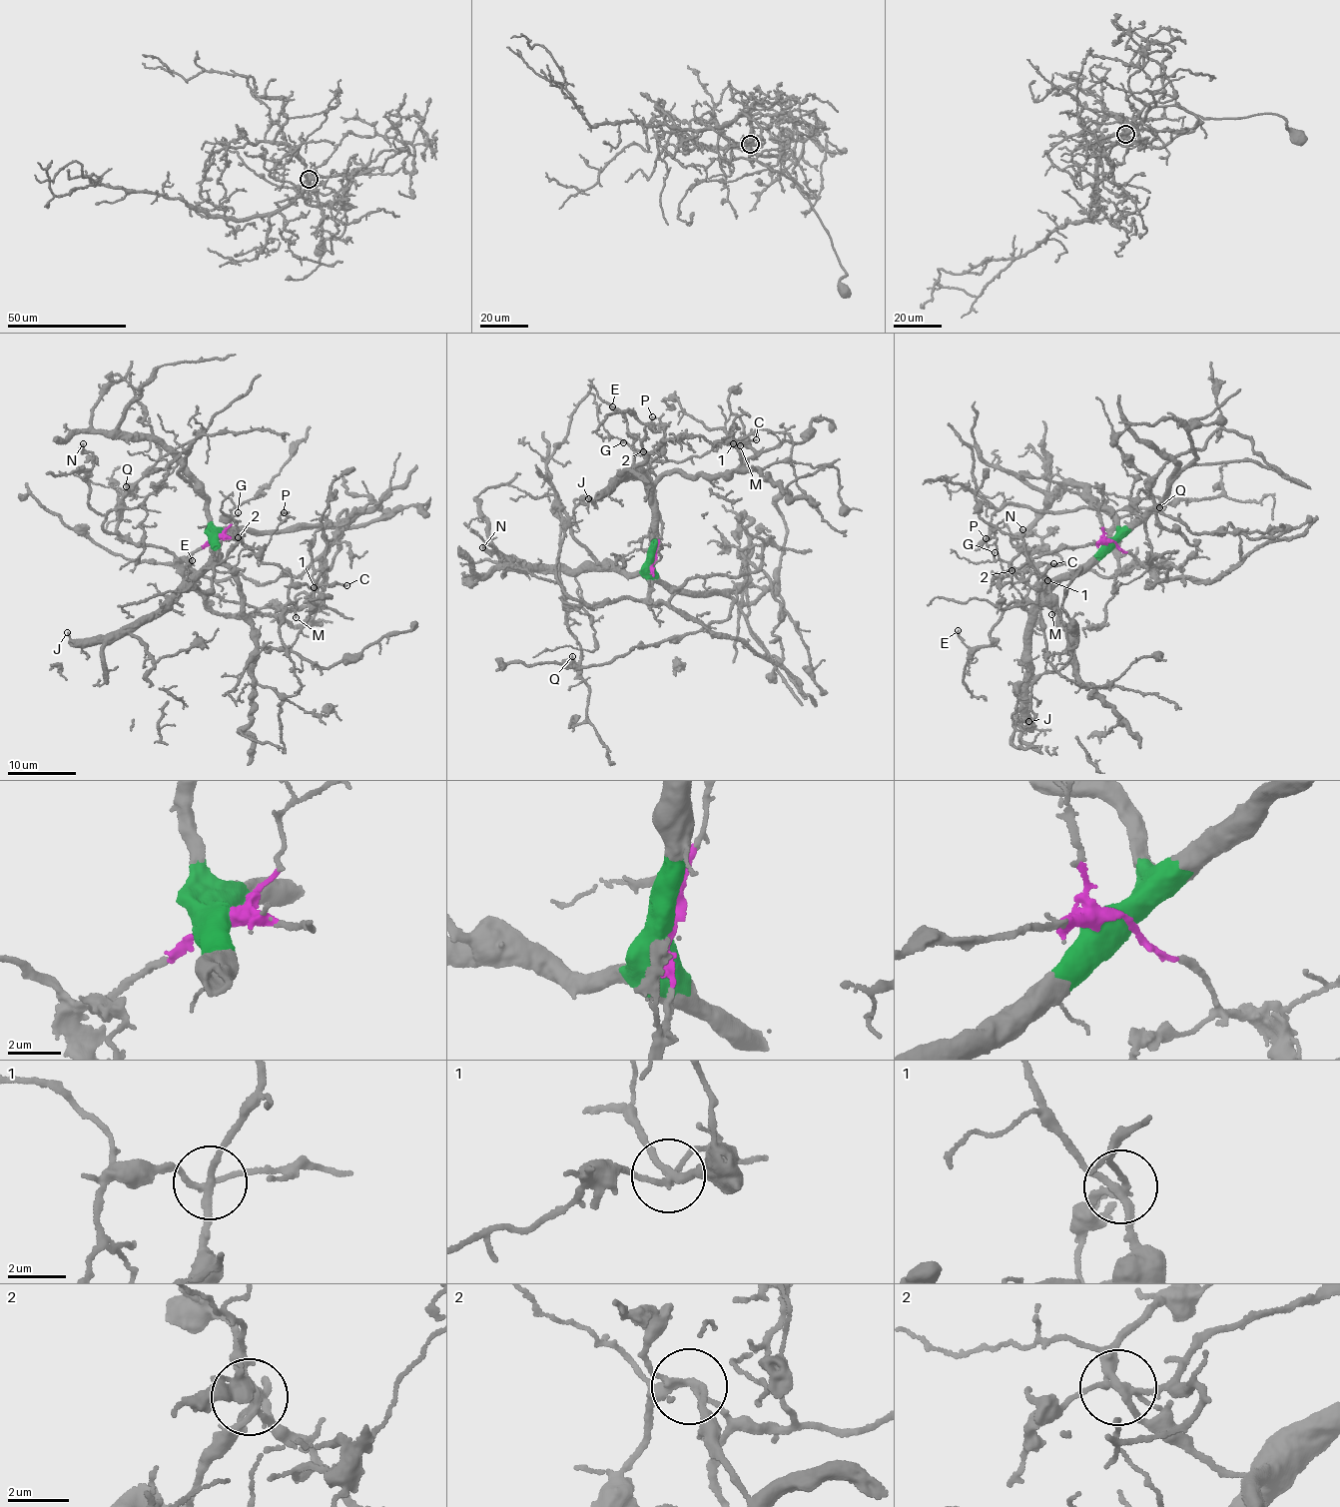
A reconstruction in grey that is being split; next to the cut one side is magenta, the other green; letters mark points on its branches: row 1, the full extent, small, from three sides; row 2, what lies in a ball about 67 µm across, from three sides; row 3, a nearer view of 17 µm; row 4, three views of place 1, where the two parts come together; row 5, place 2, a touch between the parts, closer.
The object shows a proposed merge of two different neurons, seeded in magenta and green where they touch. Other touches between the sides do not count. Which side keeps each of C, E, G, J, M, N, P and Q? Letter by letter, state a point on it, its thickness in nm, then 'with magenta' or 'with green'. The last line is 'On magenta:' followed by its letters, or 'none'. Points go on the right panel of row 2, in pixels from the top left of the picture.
C: place (1053, 563); calibre 160 nm; with magenta
E: place (958, 630); calibre 140 nm; with green
G: place (995, 552); calibre 110 nm; with green
J: place (1028, 721); calibre 100 nm; with green
M: place (1051, 614); calibre 110 nm; with magenta
N: place (1022, 529); calibre 400 nm; with magenta
P: place (986, 538); calibre 100 nm; with magenta
Q: place (1159, 507); calibre 110 nm; with magenta
On magenta: C, M, N, P, Q

